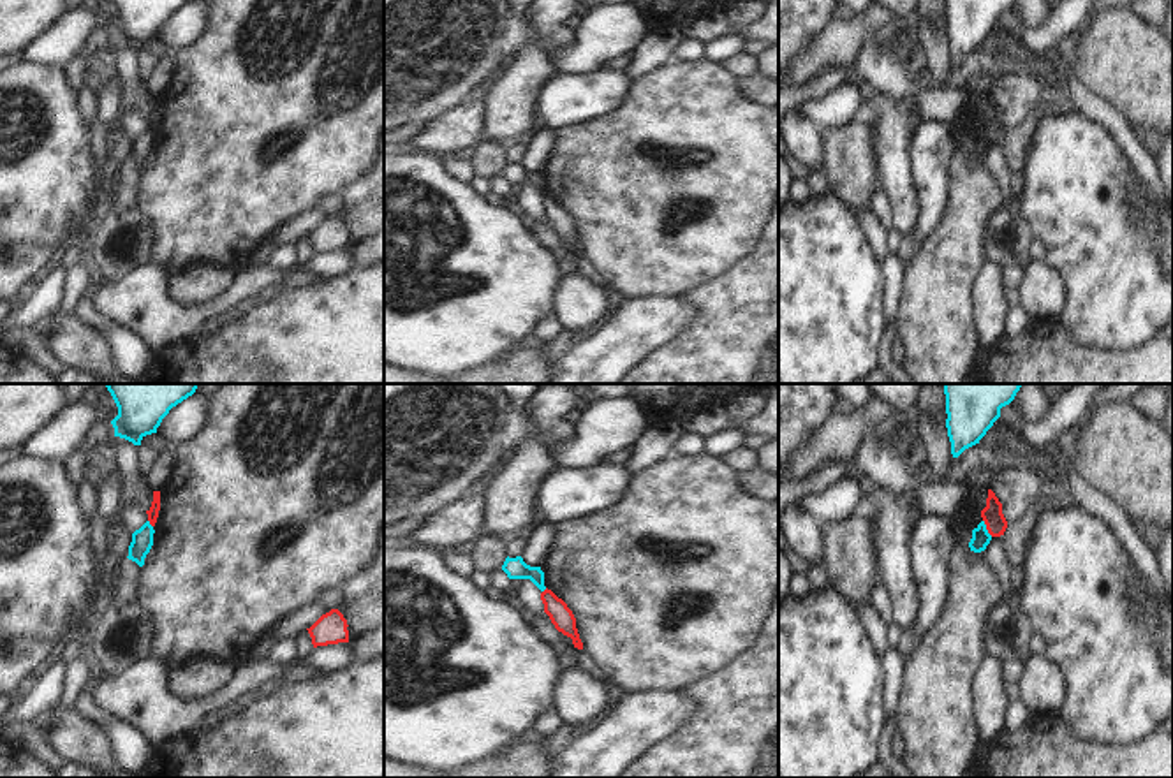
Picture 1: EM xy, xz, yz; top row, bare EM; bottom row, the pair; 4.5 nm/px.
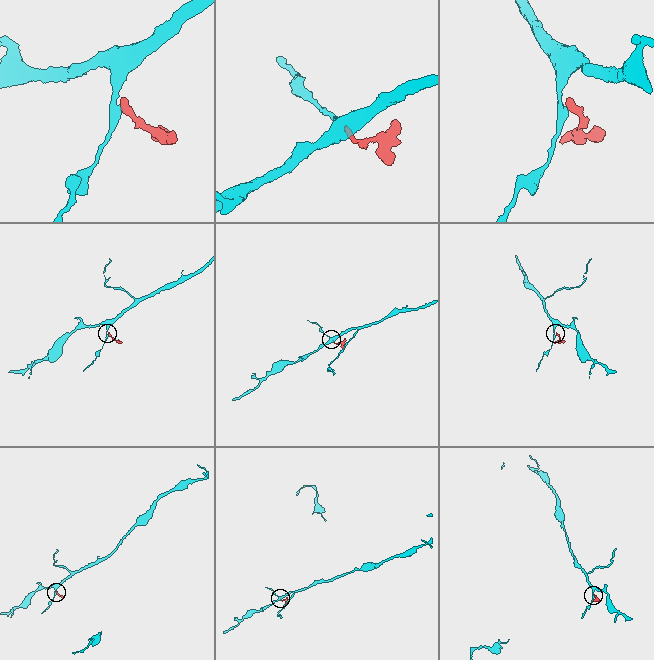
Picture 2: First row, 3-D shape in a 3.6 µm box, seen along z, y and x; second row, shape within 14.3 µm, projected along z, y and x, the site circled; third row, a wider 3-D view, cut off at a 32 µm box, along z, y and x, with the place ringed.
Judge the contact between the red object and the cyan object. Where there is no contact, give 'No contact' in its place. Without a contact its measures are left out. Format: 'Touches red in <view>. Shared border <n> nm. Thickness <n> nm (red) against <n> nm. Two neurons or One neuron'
Touches red in yz. Shared border 90 nm. Thickness 100 nm (red) against 80 nm. Two neurons

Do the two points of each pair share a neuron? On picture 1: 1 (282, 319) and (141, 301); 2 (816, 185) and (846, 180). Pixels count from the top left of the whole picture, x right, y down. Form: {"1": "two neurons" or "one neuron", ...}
{"1": "two neurons", "2": "two neurons"}

